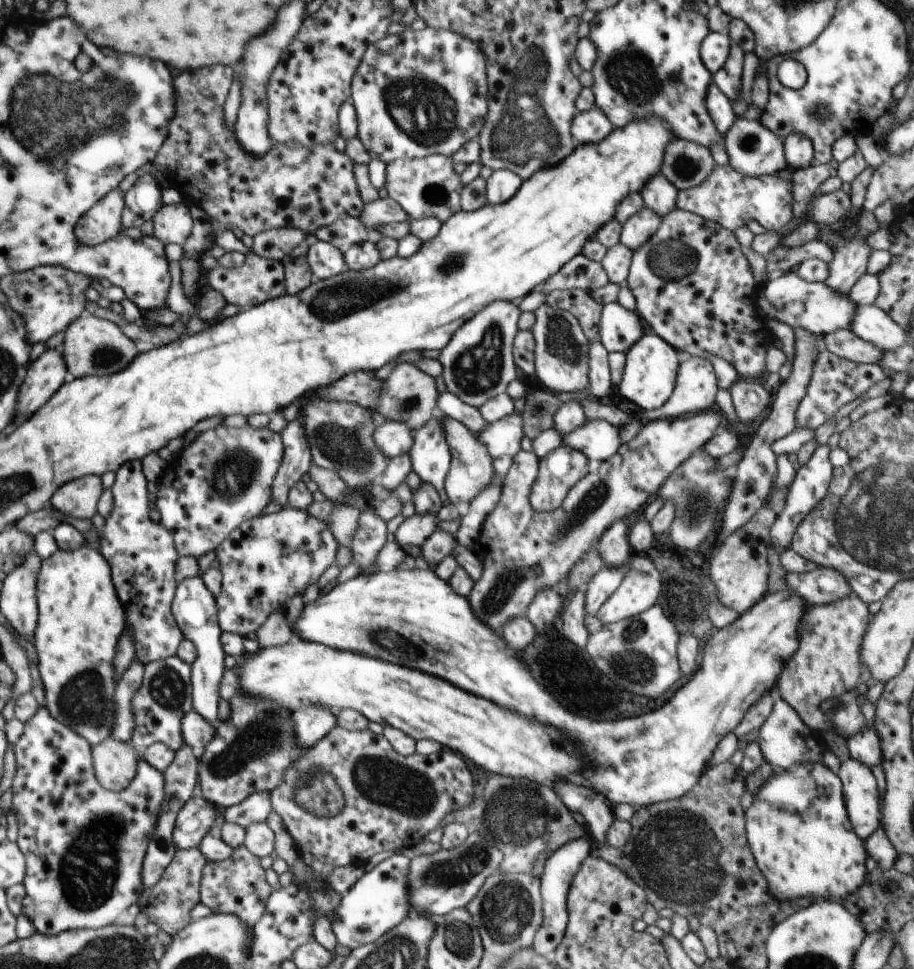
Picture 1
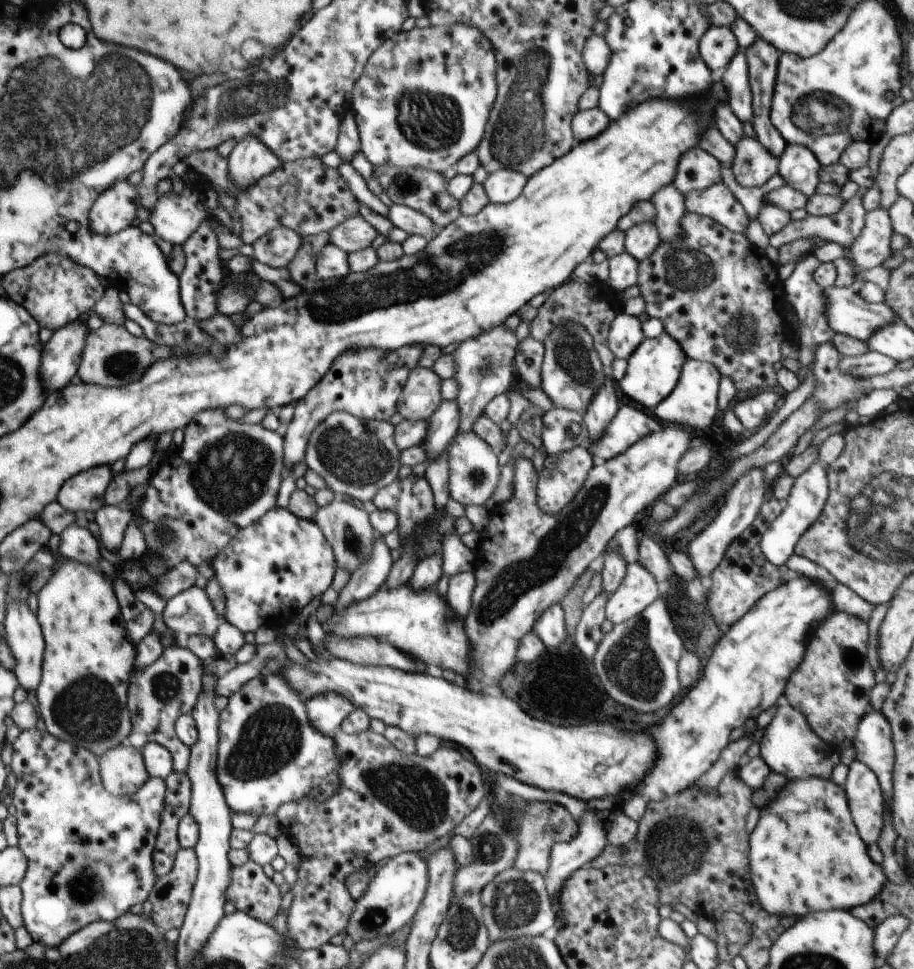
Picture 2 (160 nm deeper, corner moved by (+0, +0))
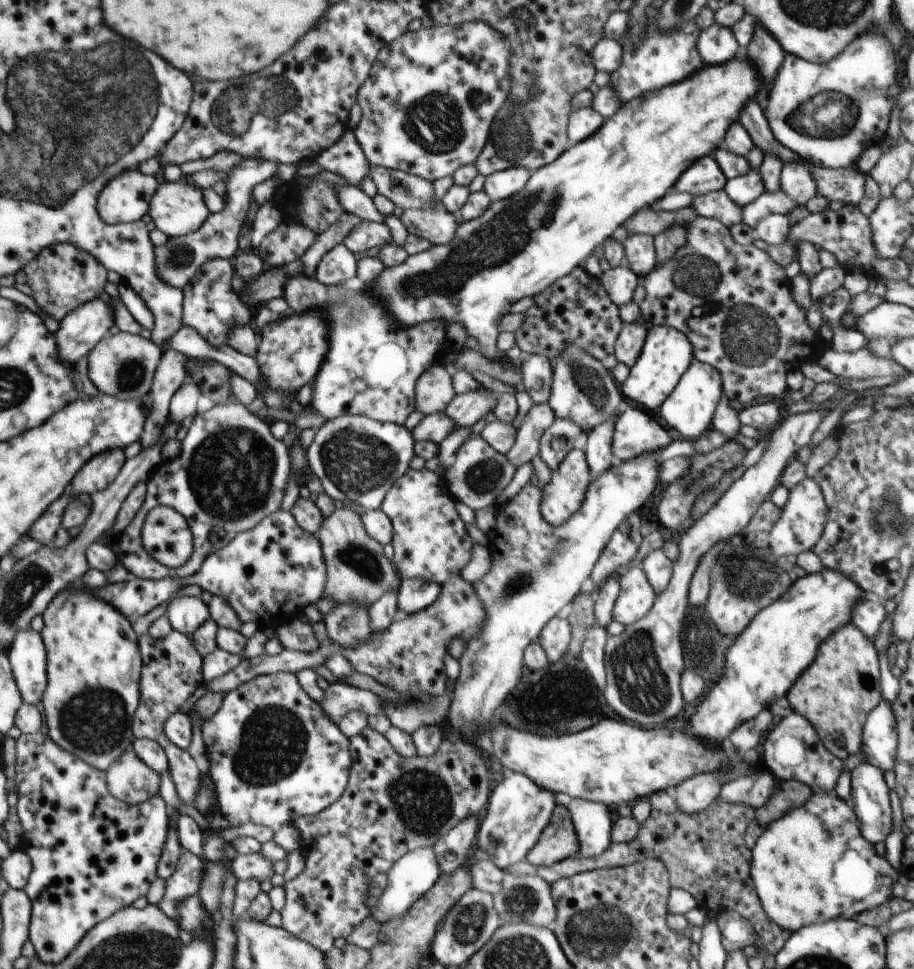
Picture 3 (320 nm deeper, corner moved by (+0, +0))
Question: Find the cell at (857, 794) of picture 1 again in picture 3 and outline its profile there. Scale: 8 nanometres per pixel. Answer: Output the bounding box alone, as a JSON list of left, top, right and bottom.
[851,763,893,845]

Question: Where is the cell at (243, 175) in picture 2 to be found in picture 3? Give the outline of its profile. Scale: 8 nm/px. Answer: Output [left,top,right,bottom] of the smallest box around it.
[156,158,279,290]

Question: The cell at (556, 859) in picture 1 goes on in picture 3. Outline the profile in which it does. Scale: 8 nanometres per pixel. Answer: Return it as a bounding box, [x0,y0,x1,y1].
[567,798,614,858]

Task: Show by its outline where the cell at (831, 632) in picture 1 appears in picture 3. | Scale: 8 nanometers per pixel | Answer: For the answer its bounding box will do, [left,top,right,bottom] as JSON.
[786,622,882,760]

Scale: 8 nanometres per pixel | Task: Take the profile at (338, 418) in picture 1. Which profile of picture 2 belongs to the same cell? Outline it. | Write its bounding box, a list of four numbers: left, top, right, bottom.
[304,411,401,503]

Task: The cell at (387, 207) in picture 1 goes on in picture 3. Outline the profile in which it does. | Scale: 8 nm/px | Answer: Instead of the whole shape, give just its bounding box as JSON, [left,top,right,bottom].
[400,205,459,245]

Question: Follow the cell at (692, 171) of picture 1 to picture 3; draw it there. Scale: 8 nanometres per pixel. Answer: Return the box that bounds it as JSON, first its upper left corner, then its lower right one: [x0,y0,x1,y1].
[673,157,727,197]

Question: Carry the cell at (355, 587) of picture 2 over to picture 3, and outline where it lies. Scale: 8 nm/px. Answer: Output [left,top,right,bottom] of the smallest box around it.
[323,605,373,647]

